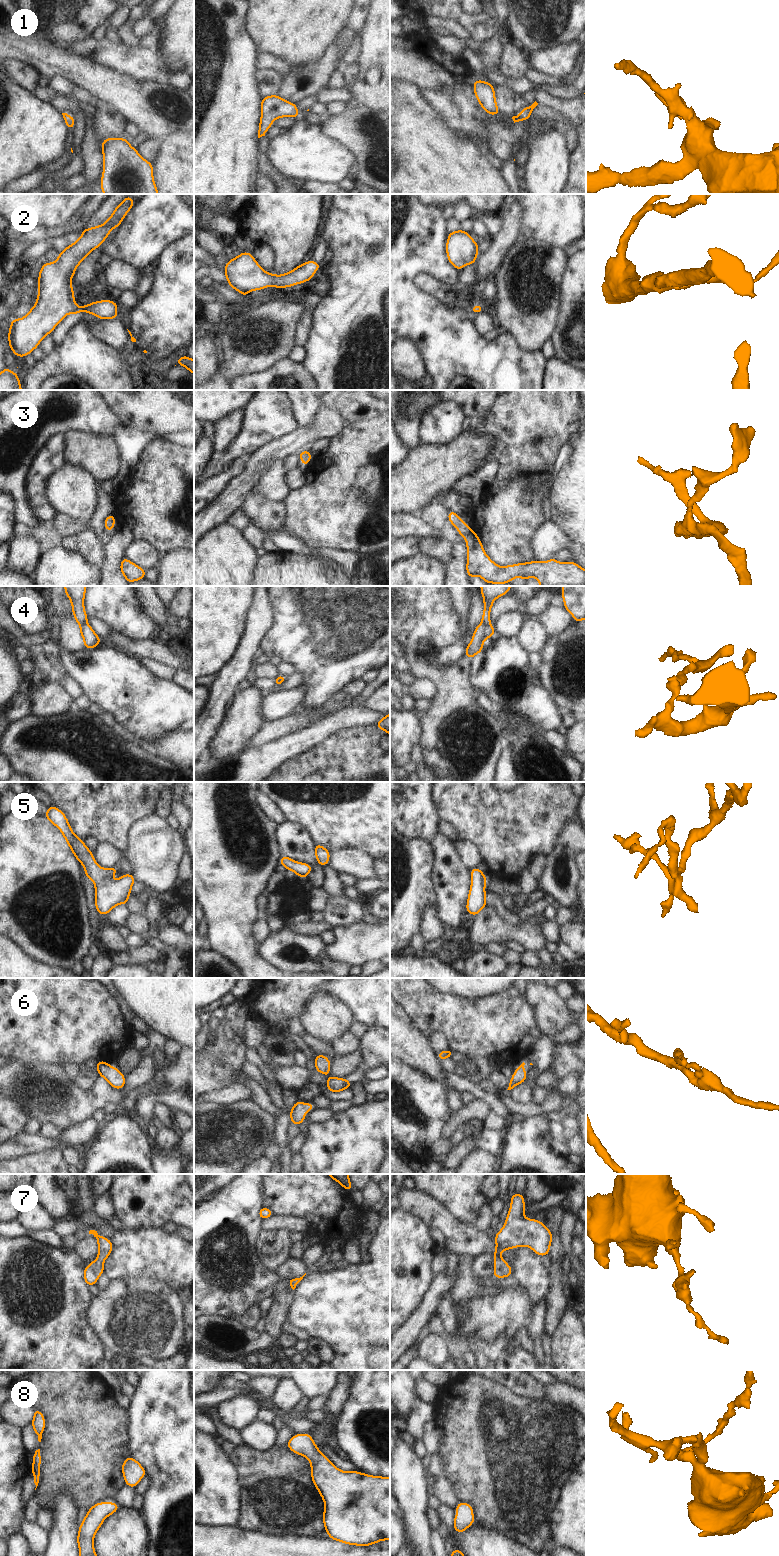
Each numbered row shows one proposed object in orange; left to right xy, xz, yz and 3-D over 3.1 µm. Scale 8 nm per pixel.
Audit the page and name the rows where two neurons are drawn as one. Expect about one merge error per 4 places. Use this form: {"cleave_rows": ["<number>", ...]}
{"cleave_rows": ["4"]}

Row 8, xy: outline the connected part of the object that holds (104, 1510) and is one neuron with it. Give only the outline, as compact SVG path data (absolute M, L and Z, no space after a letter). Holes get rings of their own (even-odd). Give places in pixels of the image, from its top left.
M98 1502L92 1506L83 1519L78 1532L77 1543L79 1545L79 1556L96 1556L93 1540L95 1533L101 1527L104 1519L114 1512L120 1506L113 1502Z

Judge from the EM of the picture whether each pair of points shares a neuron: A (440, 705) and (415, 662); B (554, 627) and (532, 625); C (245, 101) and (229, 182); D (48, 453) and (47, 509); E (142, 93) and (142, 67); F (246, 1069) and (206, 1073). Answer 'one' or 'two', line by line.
A: one
B: two
C: one
D: one
E: two
F: two

